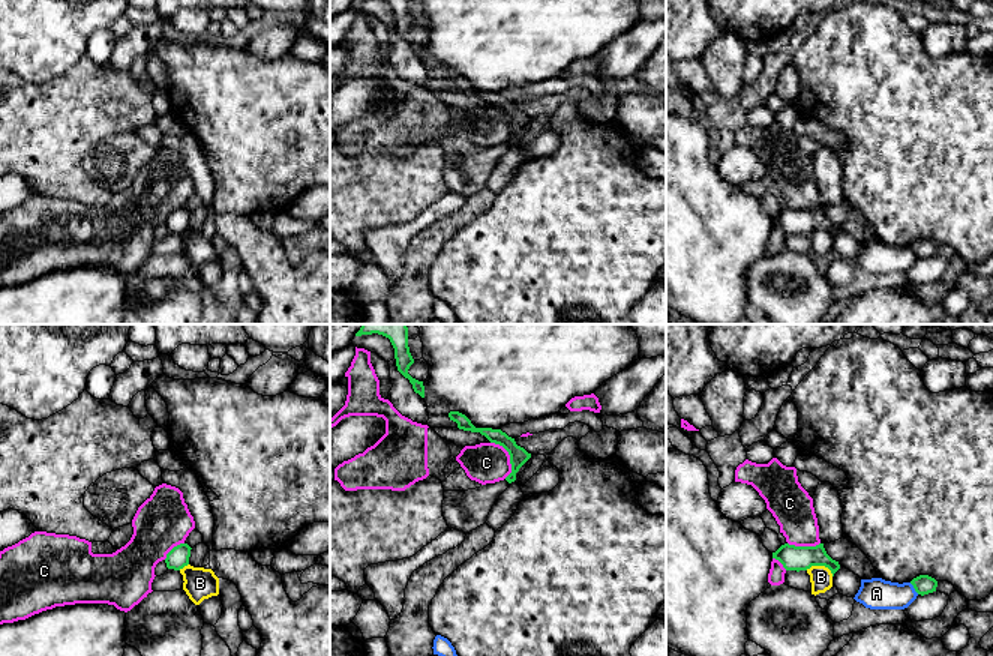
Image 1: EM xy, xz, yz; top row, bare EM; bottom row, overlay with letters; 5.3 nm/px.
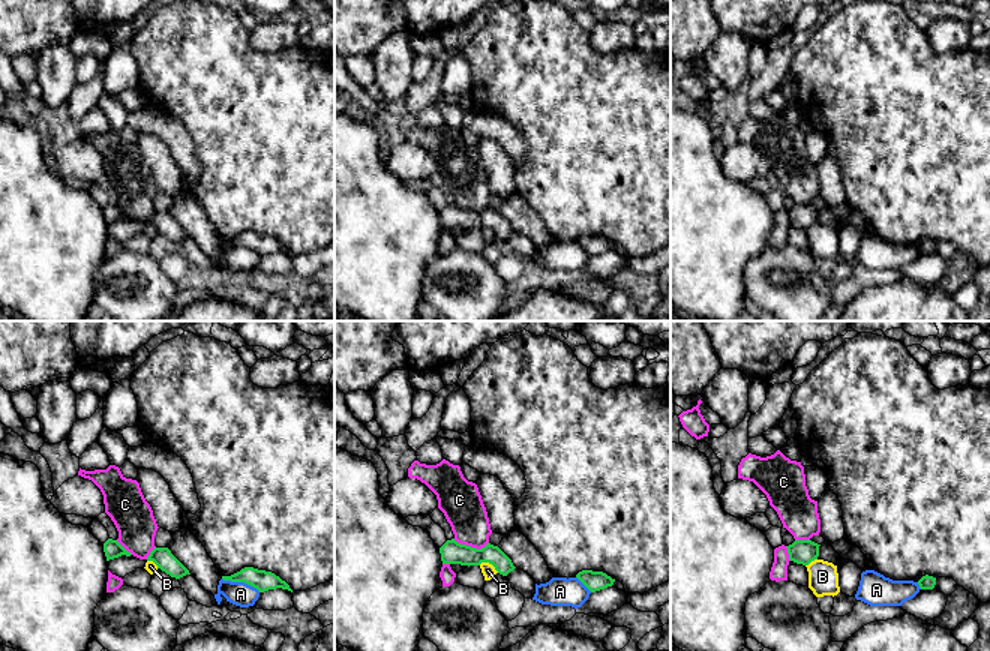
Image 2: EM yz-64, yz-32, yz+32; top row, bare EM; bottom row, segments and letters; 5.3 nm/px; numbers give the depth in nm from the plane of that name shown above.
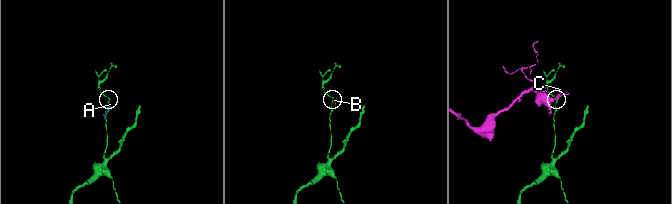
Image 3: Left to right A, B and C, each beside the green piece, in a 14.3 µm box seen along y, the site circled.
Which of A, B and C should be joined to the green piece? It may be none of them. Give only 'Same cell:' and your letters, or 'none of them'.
Same cell: none of them

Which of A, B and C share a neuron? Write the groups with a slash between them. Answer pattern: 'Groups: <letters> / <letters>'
Groups: A B / C

